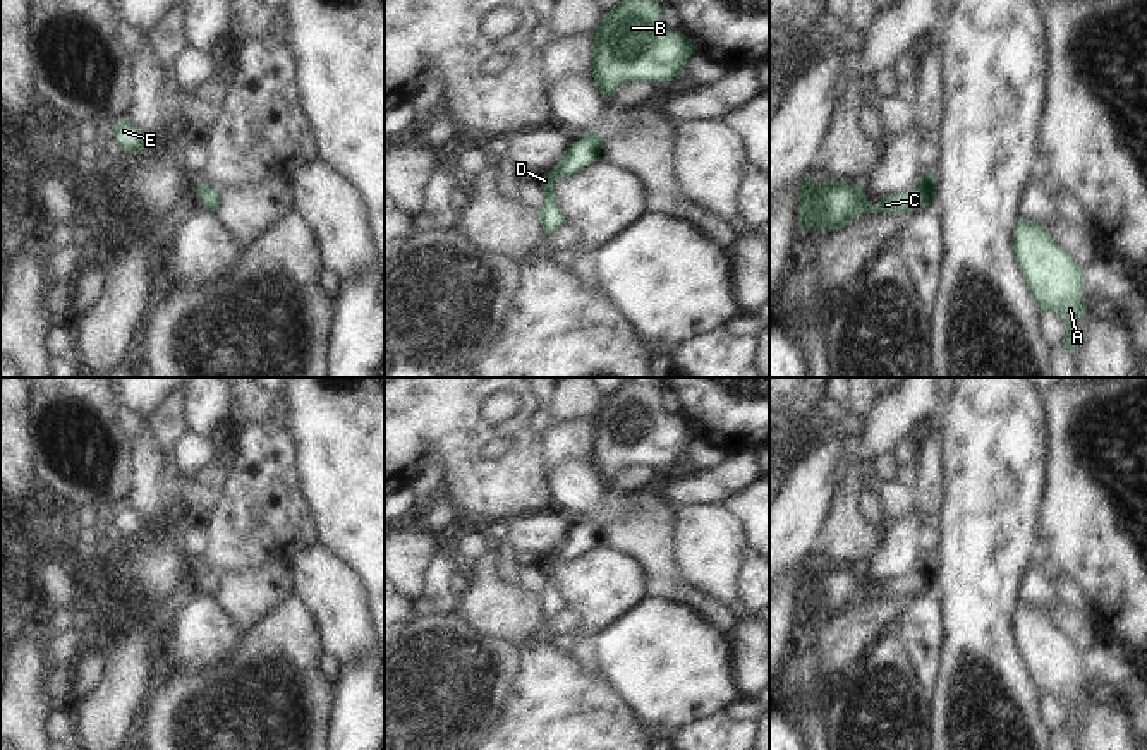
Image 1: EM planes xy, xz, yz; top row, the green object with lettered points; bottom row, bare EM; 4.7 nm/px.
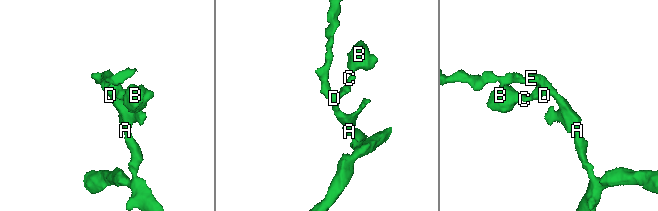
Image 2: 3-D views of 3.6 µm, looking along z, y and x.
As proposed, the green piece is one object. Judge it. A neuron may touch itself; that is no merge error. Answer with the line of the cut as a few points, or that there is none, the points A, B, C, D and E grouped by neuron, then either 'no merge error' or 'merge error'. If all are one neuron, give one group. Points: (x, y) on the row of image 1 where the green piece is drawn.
cut none; groups A B C D E; no merge error

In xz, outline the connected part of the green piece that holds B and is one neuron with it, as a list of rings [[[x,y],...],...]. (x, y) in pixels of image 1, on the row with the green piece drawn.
[[[622,0],[604,12],[592,31],[594,82],[604,100],[630,81],[659,84],[683,74],[695,46],[680,29],[666,27],[659,14],[661,5],[649,0]]]

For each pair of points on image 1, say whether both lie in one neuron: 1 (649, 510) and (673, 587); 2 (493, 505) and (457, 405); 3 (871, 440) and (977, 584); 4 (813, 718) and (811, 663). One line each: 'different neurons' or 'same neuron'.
1: same neuron
2: same neuron
3: different neurons
4: different neurons

